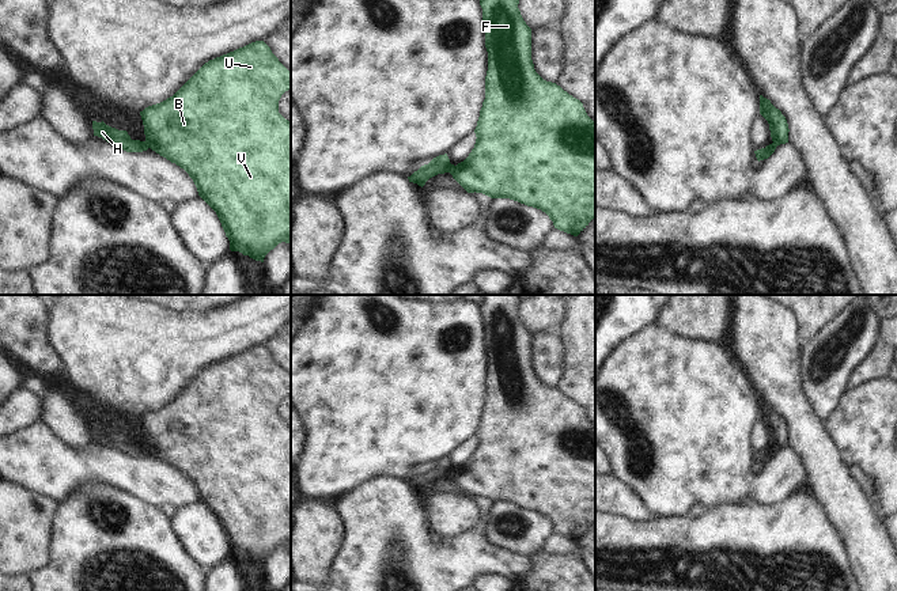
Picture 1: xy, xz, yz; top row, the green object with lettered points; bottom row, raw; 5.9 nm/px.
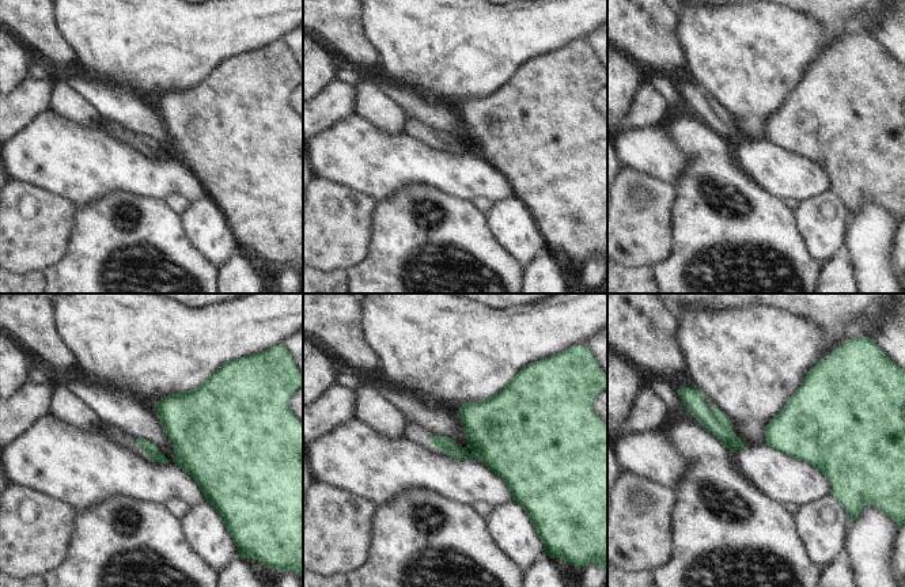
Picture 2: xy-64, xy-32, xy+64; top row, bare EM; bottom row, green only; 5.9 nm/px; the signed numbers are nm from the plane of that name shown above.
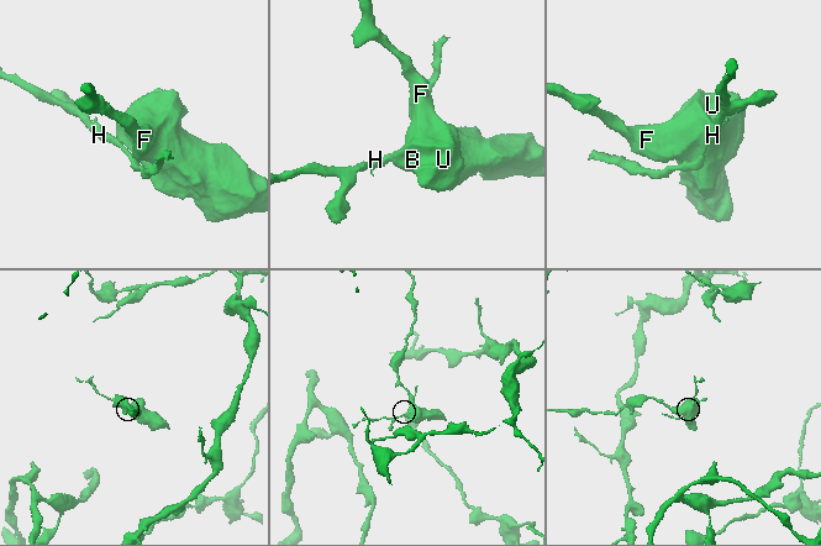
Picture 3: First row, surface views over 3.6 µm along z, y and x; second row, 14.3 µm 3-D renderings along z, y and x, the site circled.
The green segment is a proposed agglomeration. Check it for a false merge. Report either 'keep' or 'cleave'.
cleave

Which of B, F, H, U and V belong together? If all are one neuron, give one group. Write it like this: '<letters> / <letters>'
B F U V / H

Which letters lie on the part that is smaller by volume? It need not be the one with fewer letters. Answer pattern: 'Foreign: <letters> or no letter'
Foreign: H

